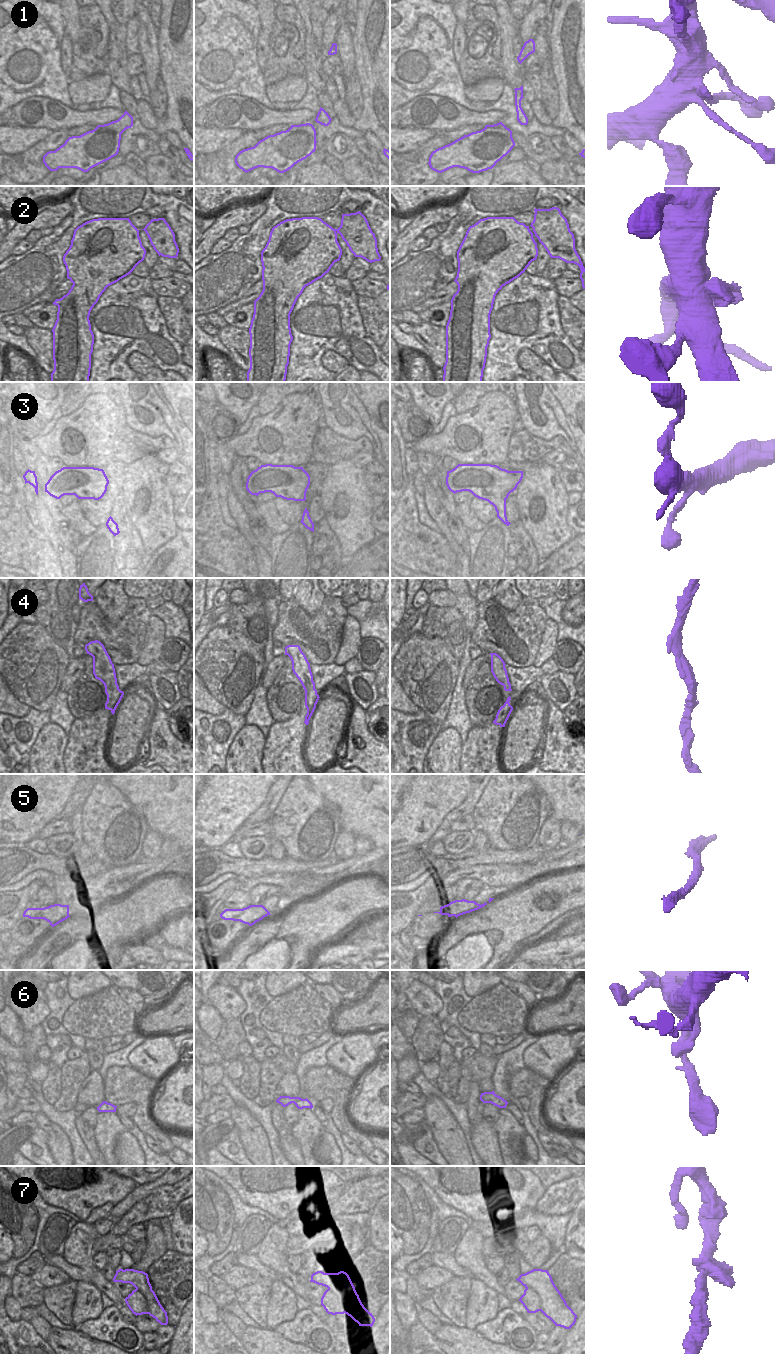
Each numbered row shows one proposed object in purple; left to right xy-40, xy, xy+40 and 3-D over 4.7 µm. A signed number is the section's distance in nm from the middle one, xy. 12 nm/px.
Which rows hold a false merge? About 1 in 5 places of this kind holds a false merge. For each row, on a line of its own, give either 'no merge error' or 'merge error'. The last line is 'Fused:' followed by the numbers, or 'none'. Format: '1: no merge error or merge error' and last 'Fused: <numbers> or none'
1: no merge error
2: no merge error
3: no merge error
4: no merge error
5: no merge error
6: no merge error
7: no merge error
Fused: none

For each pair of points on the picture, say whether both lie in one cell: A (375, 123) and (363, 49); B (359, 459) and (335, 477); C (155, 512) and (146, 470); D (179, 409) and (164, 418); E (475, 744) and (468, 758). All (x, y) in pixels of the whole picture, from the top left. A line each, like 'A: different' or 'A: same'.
A: same
B: different
C: same
D: different
E: same

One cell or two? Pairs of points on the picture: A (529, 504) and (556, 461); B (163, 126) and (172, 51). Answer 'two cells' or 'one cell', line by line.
A: two cells
B: one cell

